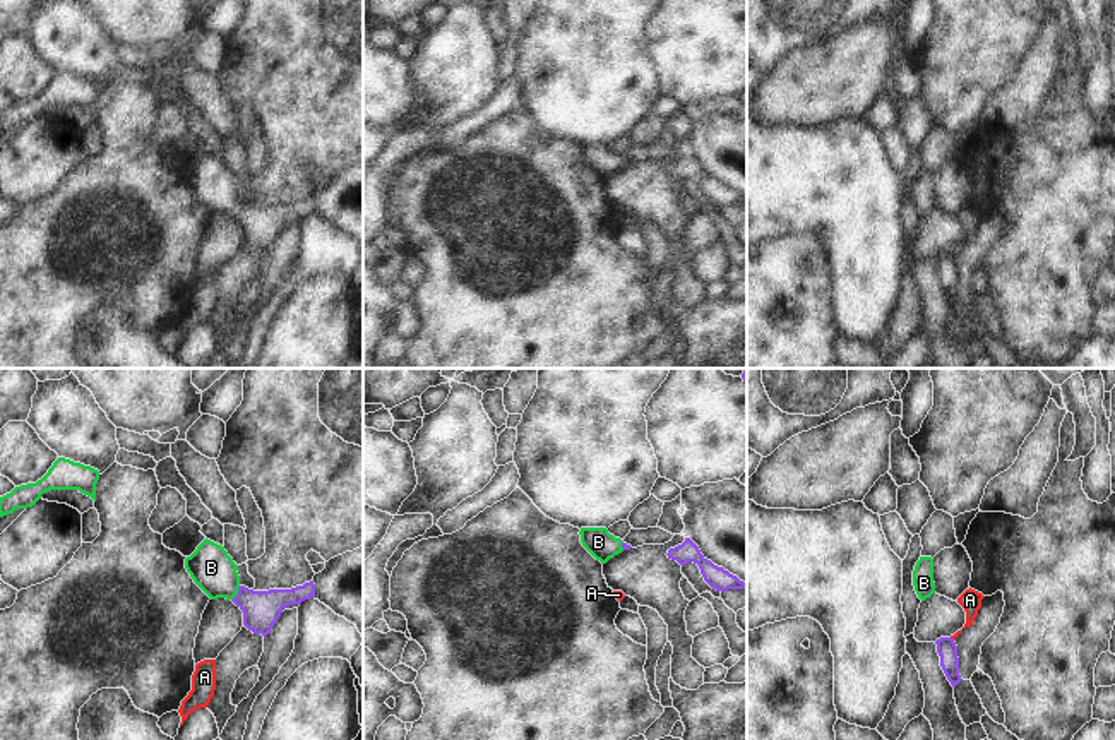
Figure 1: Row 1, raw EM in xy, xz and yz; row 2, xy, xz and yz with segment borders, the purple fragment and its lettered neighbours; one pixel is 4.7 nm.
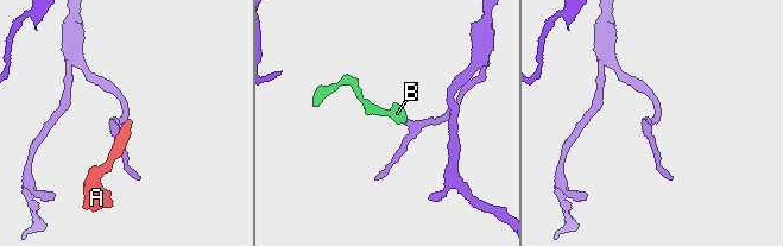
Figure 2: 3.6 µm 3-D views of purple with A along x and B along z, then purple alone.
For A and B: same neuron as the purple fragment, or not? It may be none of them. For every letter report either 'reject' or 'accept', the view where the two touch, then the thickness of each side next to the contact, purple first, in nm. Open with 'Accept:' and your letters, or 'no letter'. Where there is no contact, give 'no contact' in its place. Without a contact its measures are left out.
Accept: B
A: reject; no contact
B: accept; meets purple in xy; 180 nm thick on the purple side, 200 nm on the other

